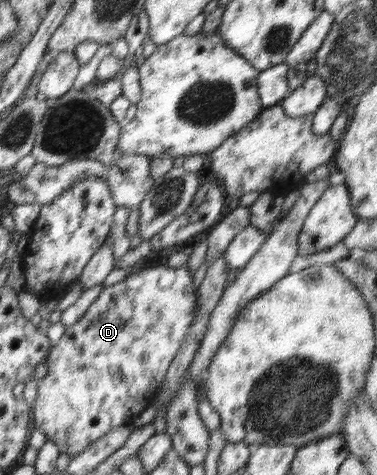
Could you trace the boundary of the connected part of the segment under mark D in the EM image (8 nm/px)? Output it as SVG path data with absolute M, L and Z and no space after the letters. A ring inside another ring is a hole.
M187 263L178 267L175 265L175 277L173 277L173 283L167 287L167 289L159 289L157 283L151 281L151 275L145 275L143 266L141 270L137 270L134 274L127 276L123 281L104 287L101 294L93 304L89 307L85 315L81 317L75 324L67 326L65 328L62 338L50 349L49 355L46 357L47 363L47 375L42 379L37 380L37 397L33 405L33 423L35 429L39 429L46 435L47 440L53 440L60 453L66 453L71 459L76 455L79 455L86 447L95 443L97 439L103 437L111 429L121 427L121 425L129 425L136 417L141 415L142 411L145 411L149 406L155 403L157 393L160 391L160 387L169 369L172 359L176 356L179 348L184 342L187 330L191 327L193 318L197 315L197 299L199 299L198 291L193 290L193 276L189 273Z

